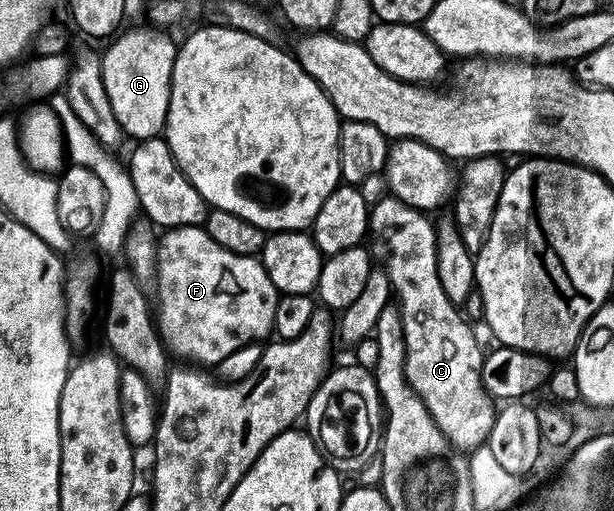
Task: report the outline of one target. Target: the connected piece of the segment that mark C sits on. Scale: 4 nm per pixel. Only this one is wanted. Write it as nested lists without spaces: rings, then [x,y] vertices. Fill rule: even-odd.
[[[392,197],[384,198],[370,206],[367,239],[368,242],[373,242],[371,251],[379,263],[381,258],[380,266],[387,273],[396,306],[401,312],[405,342],[405,380],[421,398],[423,405],[427,407],[431,417],[450,443],[462,453],[474,451],[488,440],[491,425],[498,413],[493,396],[485,392],[485,386],[481,381],[481,366],[485,355],[477,344],[476,333],[469,328],[470,320],[462,314],[458,304],[452,303],[447,293],[443,293],[443,285],[439,285],[437,228],[434,220],[426,212],[417,211],[403,201]]]

